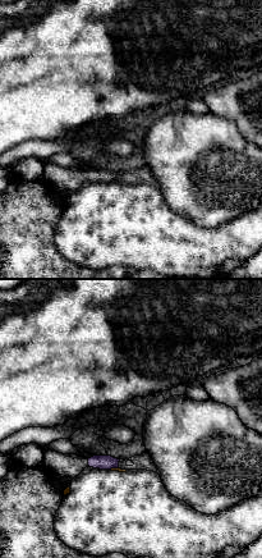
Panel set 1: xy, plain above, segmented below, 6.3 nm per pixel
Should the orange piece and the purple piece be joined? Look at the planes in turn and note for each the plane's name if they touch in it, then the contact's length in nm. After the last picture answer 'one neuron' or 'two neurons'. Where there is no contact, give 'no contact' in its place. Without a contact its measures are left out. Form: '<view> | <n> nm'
xy | 60 nm

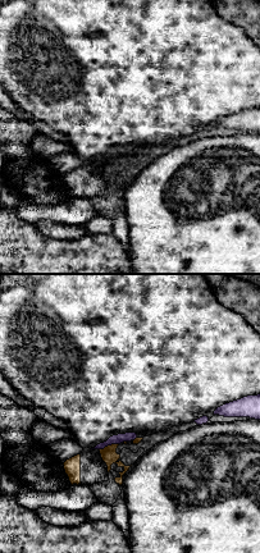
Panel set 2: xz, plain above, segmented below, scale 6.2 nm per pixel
xz | 130 nm

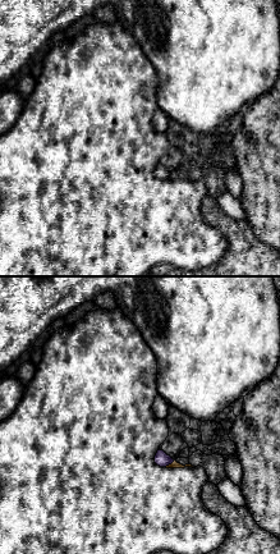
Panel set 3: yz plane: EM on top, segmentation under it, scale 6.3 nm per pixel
yz | 70 nm

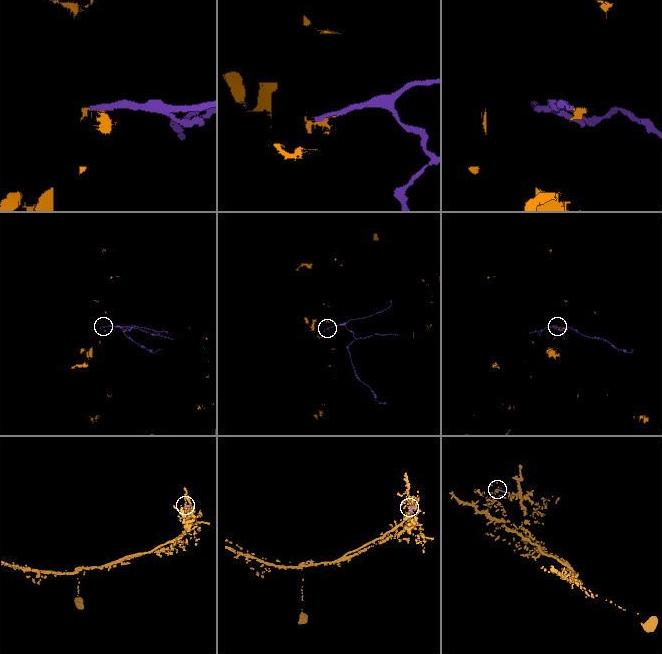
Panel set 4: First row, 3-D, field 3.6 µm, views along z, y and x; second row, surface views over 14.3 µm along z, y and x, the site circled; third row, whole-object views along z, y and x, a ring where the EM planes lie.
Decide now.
two neurons

